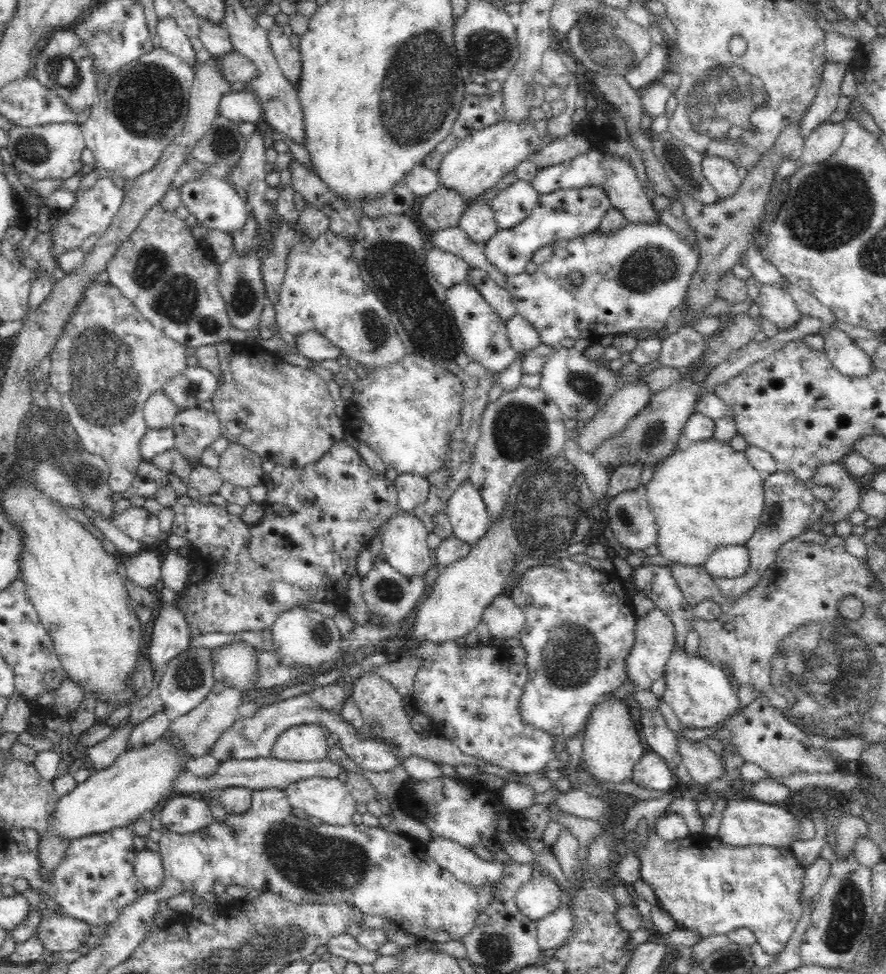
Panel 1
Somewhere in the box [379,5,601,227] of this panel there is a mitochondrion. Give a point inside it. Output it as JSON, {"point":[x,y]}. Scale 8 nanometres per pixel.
{"point":[485,50]}

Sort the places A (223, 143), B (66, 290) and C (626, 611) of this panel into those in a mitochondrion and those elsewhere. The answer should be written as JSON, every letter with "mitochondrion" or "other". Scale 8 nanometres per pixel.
{"A":"mitochondrion","B":"other","C":"other"}

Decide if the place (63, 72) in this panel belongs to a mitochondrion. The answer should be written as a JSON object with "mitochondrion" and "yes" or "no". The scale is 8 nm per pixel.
{"mitochondrion":"yes"}

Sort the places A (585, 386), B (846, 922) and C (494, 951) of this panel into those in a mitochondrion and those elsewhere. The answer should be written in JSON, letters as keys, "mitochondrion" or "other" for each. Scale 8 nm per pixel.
{"A":"mitochondrion","B":"mitochondrion","C":"mitochondrion"}

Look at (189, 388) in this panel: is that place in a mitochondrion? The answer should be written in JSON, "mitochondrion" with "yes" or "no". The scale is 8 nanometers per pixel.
{"mitochondrion":"yes"}

